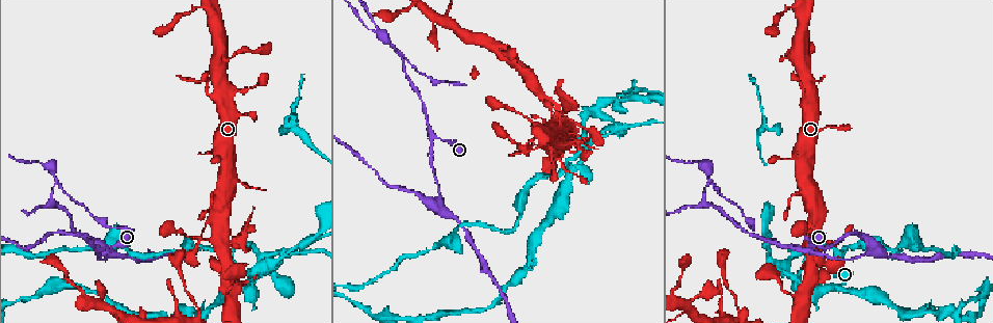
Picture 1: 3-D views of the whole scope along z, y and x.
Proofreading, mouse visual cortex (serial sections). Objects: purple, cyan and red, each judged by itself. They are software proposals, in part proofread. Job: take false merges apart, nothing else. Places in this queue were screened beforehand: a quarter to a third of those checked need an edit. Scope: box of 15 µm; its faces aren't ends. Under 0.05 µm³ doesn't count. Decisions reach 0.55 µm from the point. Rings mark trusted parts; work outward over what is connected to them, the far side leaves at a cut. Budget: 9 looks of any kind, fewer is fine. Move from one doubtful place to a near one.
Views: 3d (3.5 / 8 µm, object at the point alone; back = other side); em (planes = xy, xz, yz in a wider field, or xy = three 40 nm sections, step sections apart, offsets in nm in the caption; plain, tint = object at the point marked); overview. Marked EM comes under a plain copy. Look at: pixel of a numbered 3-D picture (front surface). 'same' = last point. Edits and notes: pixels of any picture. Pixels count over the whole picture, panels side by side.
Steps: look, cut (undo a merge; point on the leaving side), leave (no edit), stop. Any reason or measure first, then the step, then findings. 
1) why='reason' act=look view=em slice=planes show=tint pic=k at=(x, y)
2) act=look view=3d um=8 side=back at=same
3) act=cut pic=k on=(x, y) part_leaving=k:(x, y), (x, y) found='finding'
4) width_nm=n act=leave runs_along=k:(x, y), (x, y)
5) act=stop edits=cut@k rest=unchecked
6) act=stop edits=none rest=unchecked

act=look view=3d um=3.5 pic=1 at=(434, 137)

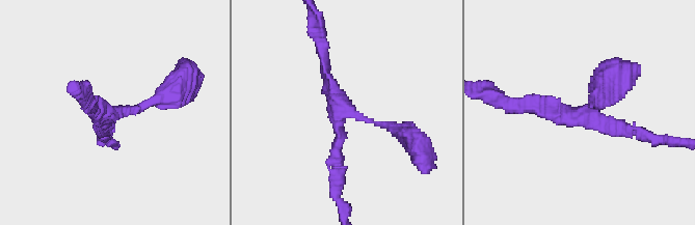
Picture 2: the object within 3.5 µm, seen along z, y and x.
arms=3 arm_widths_nm=150,200,200 act=look view=em slice=xy step=2 show=tint pic=2 at=(578, 115)

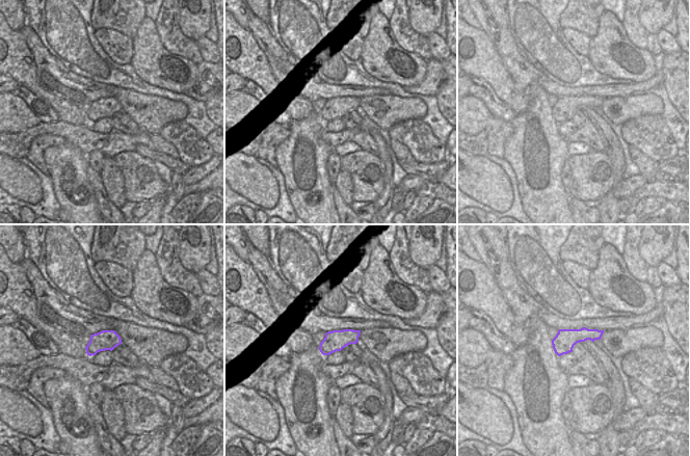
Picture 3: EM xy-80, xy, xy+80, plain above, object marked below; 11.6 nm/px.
act=leave runs_along=2:(176, 93), (108, 113), (105, 132) found='continuous, no second cell'

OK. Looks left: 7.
why='two arms in line, one across' act=look view=3d um=8 pic=1 at=(58, 181)

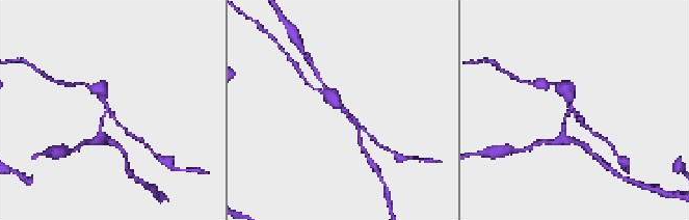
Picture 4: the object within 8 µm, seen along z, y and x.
why='now the EM' act=look view=em slice=xy step=1 show=tint pic=4 at=(342, 106)

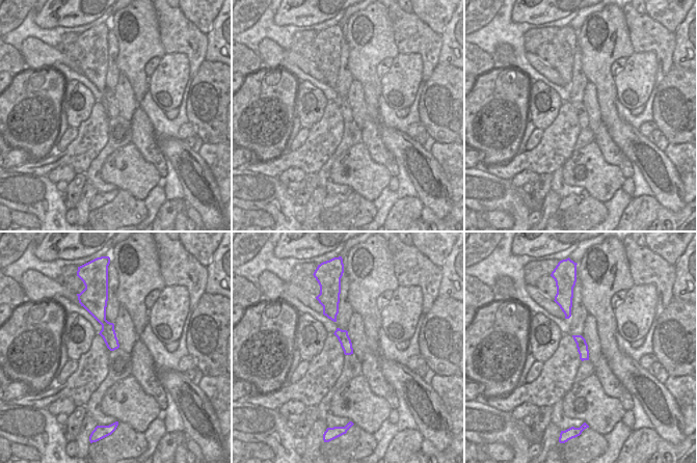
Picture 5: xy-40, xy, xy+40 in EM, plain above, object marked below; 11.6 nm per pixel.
arm_widths_nm=150,200,400 act=cut pic=4 on=(582, 119) found='a second cell is stuck on'

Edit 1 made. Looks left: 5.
why='a fork' act=look view=3d um=3.5 pic=1 at=(439, 201)

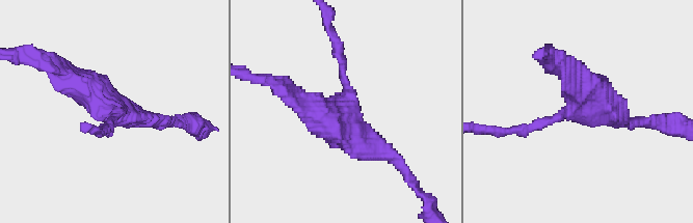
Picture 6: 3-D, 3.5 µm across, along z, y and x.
why='need the tissue' act=look view=em slice=xy step=3 show=tint pic=6 at=(581, 108)

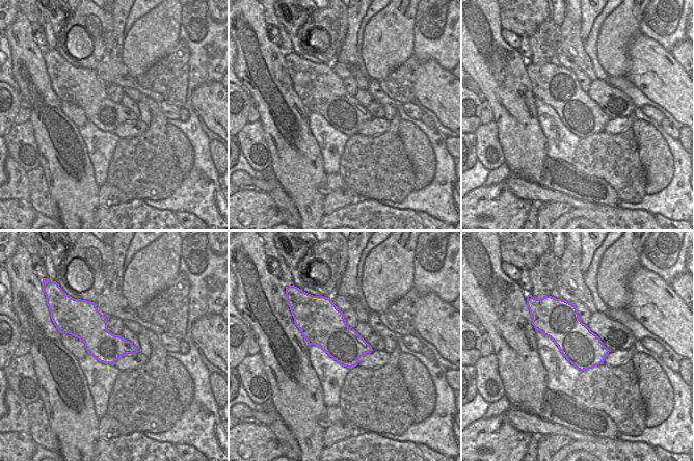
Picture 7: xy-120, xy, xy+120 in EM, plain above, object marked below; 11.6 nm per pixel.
width_nm=420 act=leave runs_along=6:(522, 129), (576, 106), (623, 119) found='one cell here'

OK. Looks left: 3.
why='abrupt turn' act=look view=3d um=3.5 pic=1 at=(216, 234)

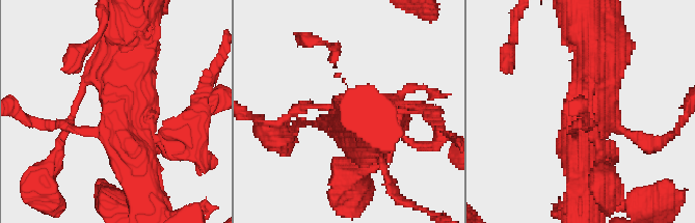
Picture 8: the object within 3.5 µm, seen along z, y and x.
act=look view=em slice=planes show=tint pic=8 at=(114, 115)

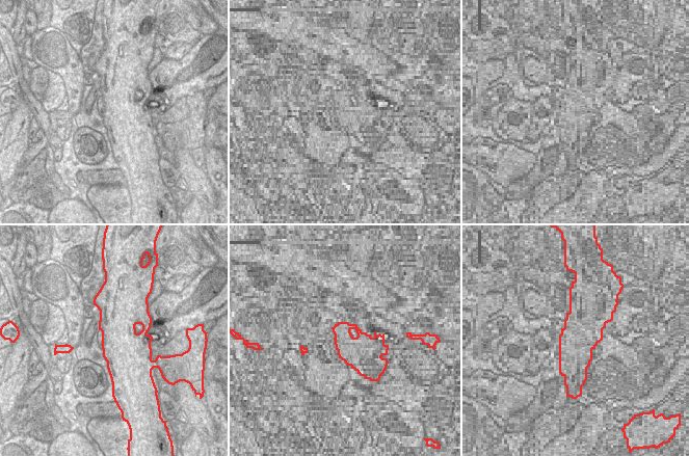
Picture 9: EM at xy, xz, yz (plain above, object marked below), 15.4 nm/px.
width_nm=750 act=leave runs_along=8:(128, 26), (118, 102), (138, 157) found='continuous, no second cell'

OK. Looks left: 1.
act=stop edits=cut@4 rest=unchecked

